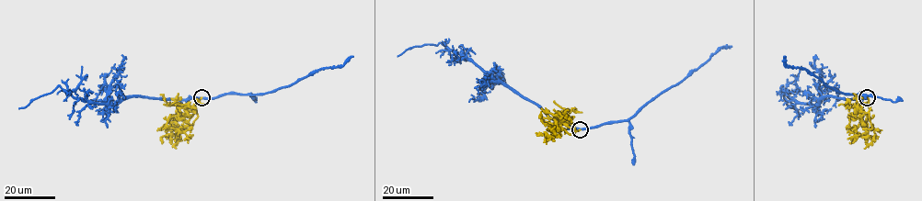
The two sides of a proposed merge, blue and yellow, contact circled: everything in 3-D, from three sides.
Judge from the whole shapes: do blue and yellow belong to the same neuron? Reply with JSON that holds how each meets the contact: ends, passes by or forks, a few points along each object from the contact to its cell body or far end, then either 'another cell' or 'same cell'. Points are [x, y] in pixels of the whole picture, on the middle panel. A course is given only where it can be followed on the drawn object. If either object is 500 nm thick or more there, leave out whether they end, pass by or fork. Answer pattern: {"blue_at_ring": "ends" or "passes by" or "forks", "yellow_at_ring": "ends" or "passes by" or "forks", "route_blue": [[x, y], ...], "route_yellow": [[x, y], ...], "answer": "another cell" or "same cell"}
{"blue_at_ring": "passes by", "yellow_at_ring": "ends", "route_blue": [[580, 128], [551, 119], [536, 105], [490, 79], [470, 61], [439, 43], [413, 46], [397, 56]], "route_yellow": [[580, 129], [573, 132], [570, 124], [562, 124], [545, 111], [563, 116], [569, 110]], "answer": "another cell"}

